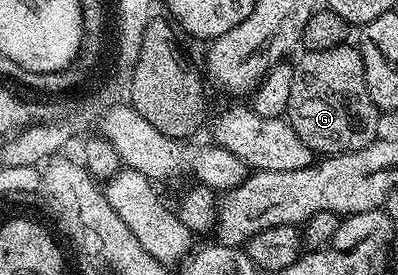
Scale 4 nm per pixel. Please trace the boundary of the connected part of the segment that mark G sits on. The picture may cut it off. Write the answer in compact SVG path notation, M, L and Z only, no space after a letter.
M345 43L340 46L331 47L329 50L305 52L304 58L294 65L294 84L290 87L290 103L288 104L288 112L286 120L288 124L294 127L294 131L298 135L298 139L302 139L302 143L306 143L306 147L312 149L316 155L335 155L338 153L349 153L350 151L362 151L362 147L370 147L370 143L377 140L380 129L381 110L377 109L376 104L370 99L370 95L366 91L366 79L364 78L364 68L362 67L362 55L359 48L355 44Z

